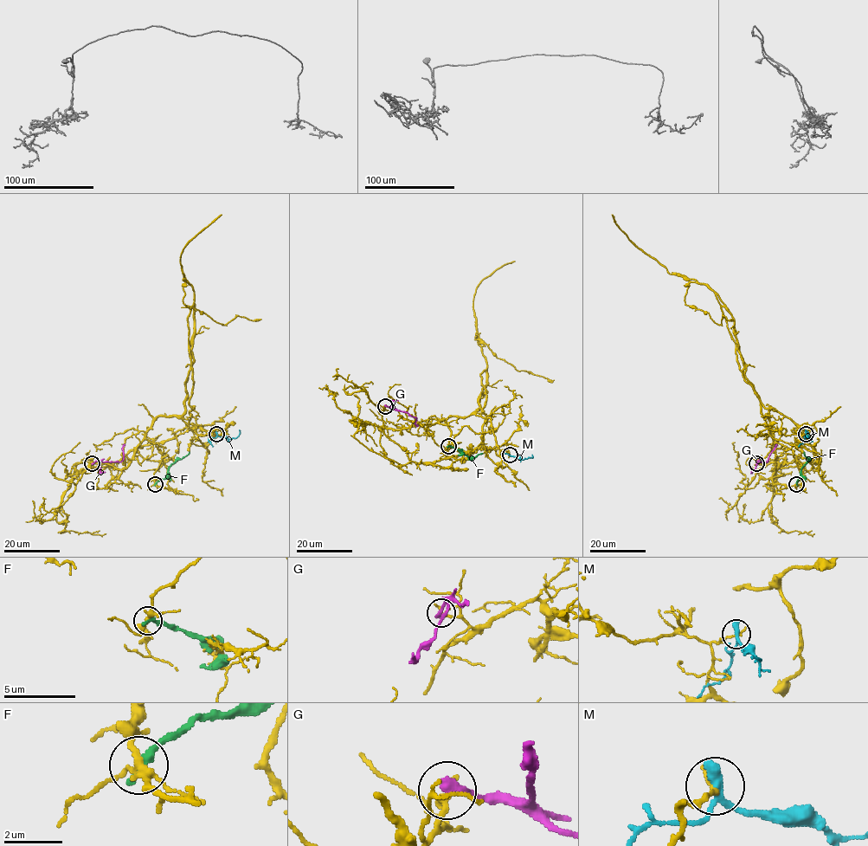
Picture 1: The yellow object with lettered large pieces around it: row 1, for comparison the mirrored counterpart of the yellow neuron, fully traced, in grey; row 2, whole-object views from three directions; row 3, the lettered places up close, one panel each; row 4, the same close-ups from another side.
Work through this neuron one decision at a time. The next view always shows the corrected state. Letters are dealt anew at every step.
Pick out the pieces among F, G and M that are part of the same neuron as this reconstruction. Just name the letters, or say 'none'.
none

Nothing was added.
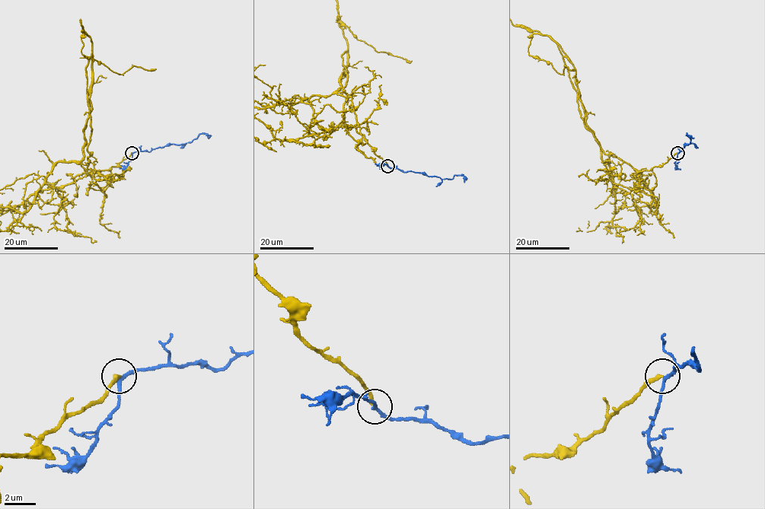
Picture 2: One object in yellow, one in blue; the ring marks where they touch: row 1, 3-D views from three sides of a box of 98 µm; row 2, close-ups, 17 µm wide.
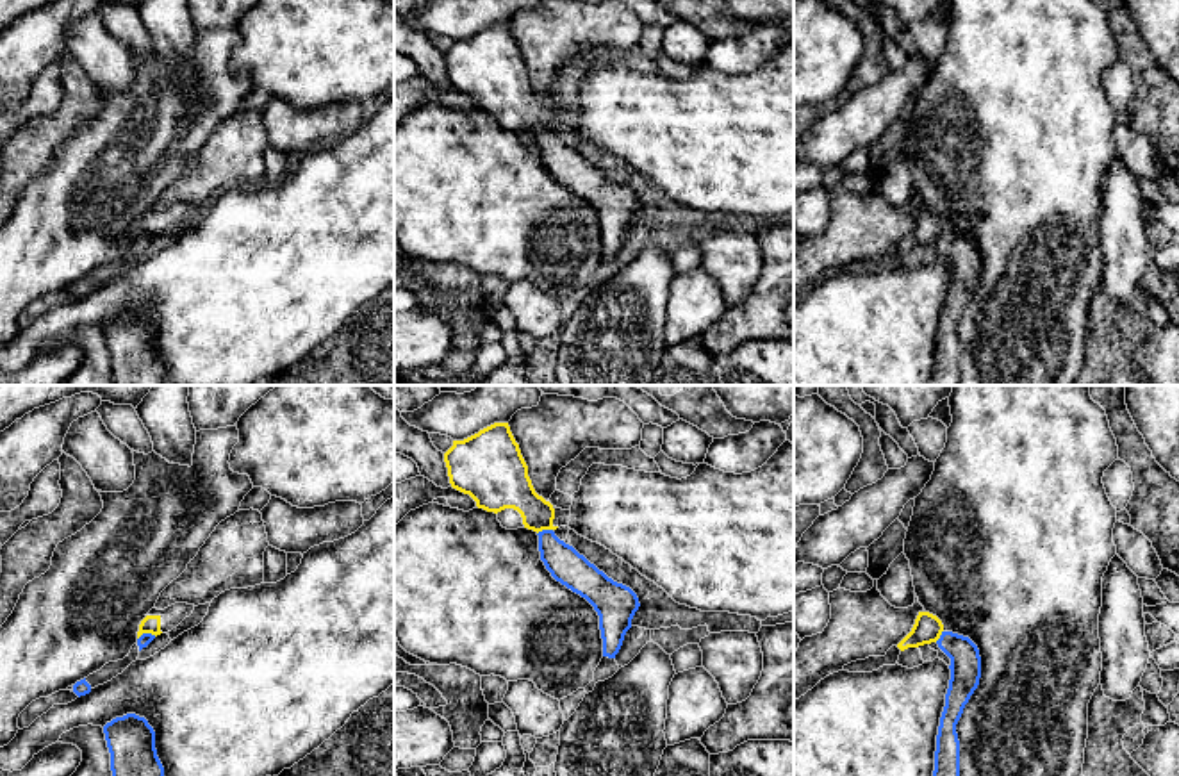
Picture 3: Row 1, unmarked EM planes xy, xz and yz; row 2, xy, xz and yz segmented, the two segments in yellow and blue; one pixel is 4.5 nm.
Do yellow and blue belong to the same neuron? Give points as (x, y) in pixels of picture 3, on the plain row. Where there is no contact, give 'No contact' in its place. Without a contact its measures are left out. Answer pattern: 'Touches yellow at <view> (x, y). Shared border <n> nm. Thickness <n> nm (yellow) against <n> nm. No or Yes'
Touches yellow at xz (544, 129). Shared border 80 nm. Thickness 200 nm (yellow) against 160 nm. No

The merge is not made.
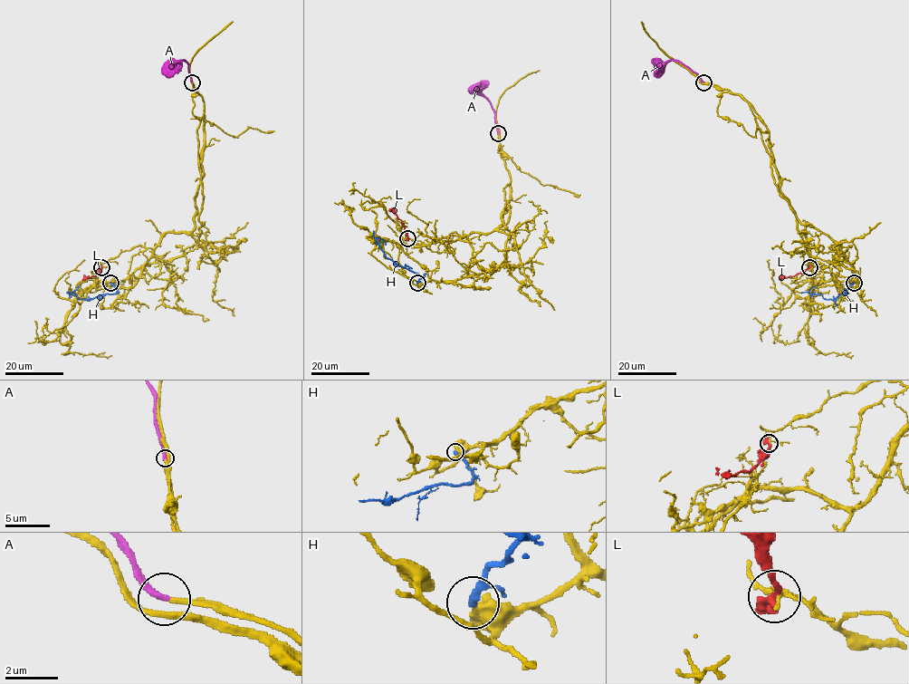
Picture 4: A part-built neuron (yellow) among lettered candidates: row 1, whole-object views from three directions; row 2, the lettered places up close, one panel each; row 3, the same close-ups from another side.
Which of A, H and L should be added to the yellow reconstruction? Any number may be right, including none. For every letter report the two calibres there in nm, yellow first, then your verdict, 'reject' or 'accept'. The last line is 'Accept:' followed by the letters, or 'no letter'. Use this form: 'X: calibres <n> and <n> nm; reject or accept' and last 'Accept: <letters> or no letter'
A: calibres 220 and 300 nm; accept
H: calibres 700 and 190 nm; reject
L: calibres 120 and 460 nm; reject
Accept: A

